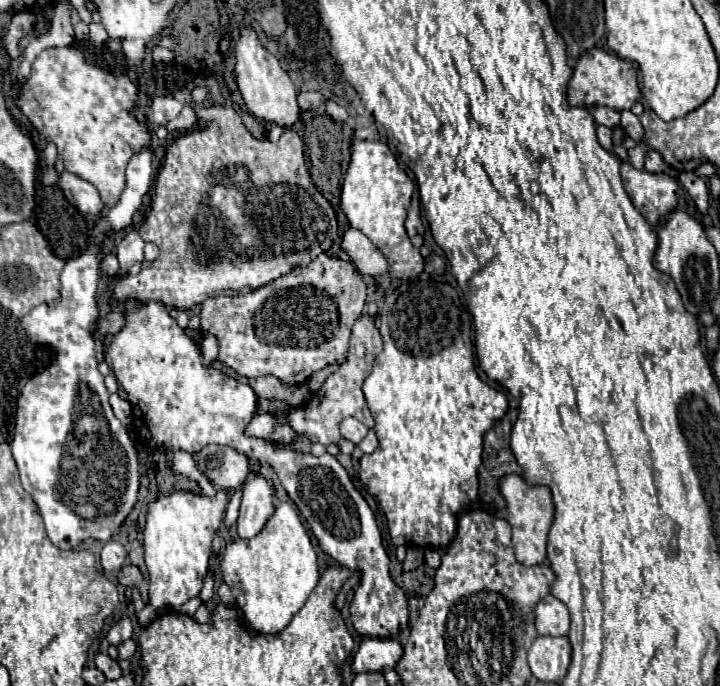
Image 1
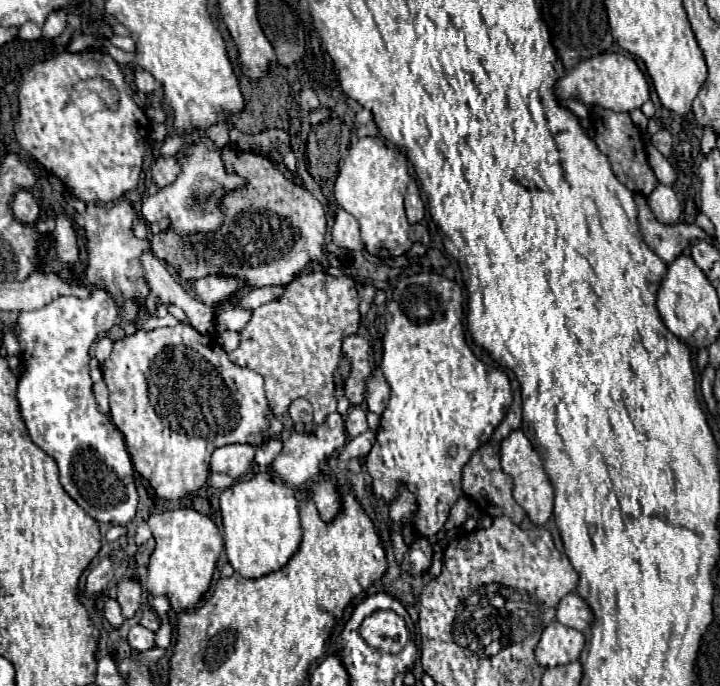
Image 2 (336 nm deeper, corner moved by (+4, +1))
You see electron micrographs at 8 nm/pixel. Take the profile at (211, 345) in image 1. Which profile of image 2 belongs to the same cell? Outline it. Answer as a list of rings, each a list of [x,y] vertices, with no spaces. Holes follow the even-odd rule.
[[[223,307],[217,317],[215,317],[215,333],[217,337],[225,331],[241,331],[245,327],[245,323],[249,321],[251,311],[245,309],[235,309],[235,307]]]

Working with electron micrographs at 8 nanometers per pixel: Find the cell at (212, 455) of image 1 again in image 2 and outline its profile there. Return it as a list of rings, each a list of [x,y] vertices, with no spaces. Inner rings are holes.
[[[225,445],[213,451],[211,471],[229,475],[231,479],[241,479],[253,465],[255,449],[251,445]]]

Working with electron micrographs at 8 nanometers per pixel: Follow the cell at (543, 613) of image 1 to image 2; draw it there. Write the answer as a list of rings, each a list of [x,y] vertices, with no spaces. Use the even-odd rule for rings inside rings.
[[[569,593],[569,595],[565,595],[559,601],[555,619],[561,625],[565,625],[565,627],[571,627],[571,629],[577,629],[577,631],[585,631],[585,627],[593,619],[593,615],[591,615],[589,607],[583,603],[581,597],[577,597],[575,593]]]

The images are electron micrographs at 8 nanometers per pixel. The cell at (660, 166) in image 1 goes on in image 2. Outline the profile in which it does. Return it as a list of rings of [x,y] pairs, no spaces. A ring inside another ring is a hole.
[[[659,183],[651,193],[649,193],[649,205],[651,205],[651,211],[655,213],[655,217],[661,221],[661,223],[675,223],[681,215],[681,207],[679,207],[679,201],[673,193],[671,187]]]

